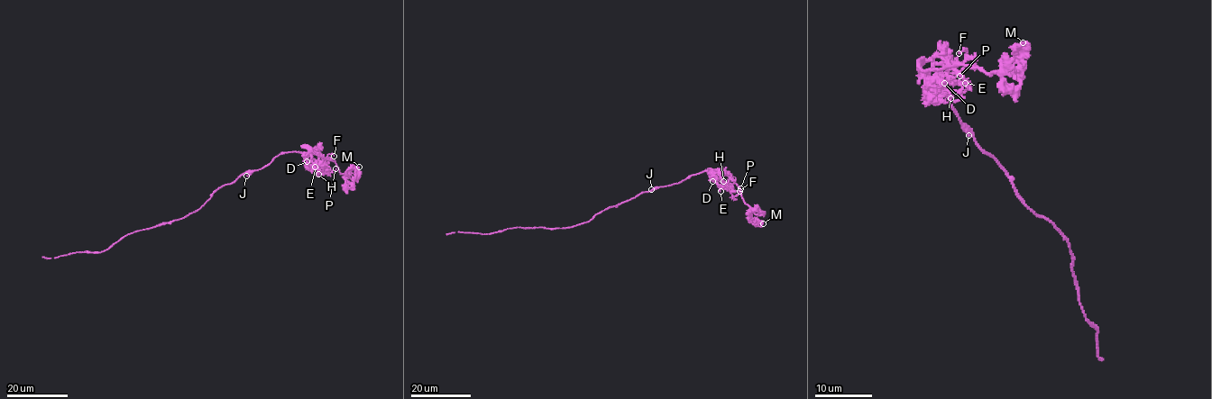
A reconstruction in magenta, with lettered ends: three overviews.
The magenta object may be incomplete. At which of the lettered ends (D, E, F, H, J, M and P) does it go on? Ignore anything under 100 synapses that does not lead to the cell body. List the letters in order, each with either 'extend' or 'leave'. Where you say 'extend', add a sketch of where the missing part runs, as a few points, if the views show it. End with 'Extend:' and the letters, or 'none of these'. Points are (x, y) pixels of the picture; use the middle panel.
D: leave
E: leave
F: leave
H: leave
J: leave
M: leave
P: leave
Extend: none of these

